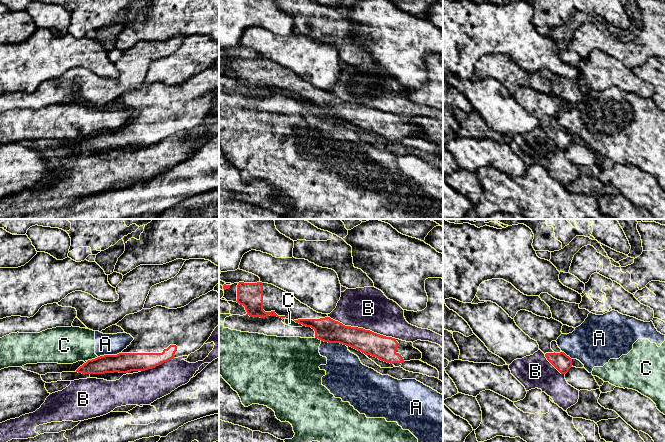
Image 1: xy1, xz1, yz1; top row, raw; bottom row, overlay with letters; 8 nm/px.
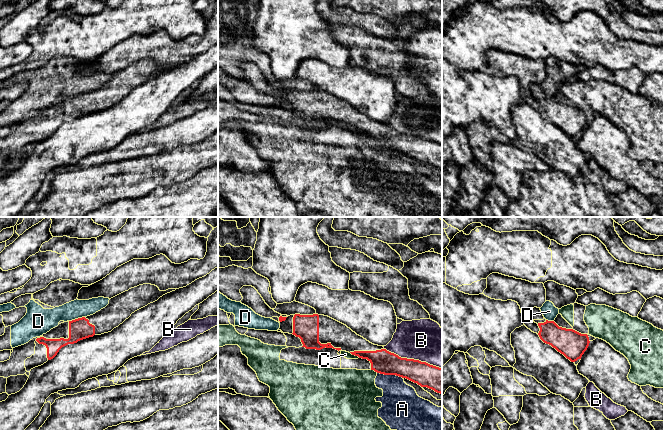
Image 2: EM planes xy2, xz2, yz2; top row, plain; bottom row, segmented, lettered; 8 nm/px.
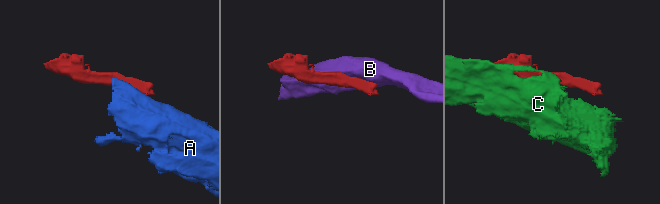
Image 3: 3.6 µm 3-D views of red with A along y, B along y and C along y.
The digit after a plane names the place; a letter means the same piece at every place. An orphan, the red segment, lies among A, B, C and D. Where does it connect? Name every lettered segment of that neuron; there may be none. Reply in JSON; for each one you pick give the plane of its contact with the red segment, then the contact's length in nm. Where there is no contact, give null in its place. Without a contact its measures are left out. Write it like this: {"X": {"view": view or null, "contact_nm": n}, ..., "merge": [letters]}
{"merge": []}

